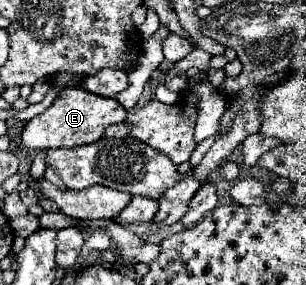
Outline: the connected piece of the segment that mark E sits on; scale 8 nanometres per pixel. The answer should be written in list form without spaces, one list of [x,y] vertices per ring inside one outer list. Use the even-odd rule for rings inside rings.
[[[66,87],[58,93],[54,103],[38,117],[30,119],[22,133],[20,141],[28,149],[58,149],[58,147],[78,147],[98,141],[104,135],[104,129],[112,123],[124,123],[126,111],[116,99],[94,95],[84,89]]]

